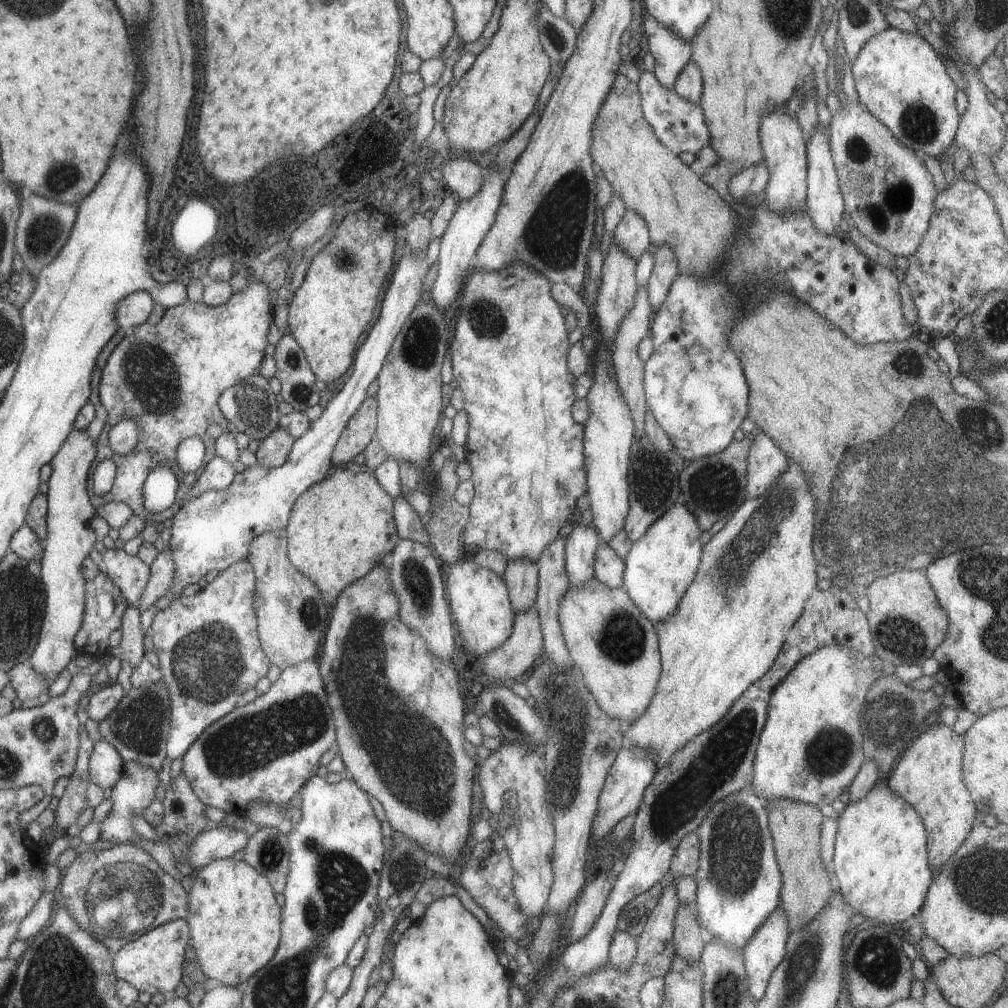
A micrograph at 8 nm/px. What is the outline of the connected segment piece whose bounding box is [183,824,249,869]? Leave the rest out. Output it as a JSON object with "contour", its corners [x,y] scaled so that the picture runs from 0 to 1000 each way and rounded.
{"contour":[[[211,818],[190,834],[182,853],[193,862],[217,851],[230,850],[234,844],[243,843],[246,830],[244,824]]]}

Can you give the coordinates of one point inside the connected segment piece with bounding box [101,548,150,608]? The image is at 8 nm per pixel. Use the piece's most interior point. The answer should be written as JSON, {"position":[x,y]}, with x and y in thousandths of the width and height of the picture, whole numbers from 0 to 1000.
{"position":[126,567]}

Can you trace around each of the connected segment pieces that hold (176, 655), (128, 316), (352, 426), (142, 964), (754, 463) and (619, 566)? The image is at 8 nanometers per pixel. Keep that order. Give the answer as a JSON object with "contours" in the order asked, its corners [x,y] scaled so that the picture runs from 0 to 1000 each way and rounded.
{"contours":[[[[246,555],[234,557],[216,566],[215,571],[194,591],[175,592],[162,605],[156,607],[149,622],[153,646],[158,653],[161,673],[167,680],[170,696],[170,719],[166,734],[166,750],[171,754],[181,751],[187,741],[211,716],[229,707],[242,687],[252,683],[254,677],[266,669],[269,657],[261,646],[251,589],[255,578],[251,562]]],[[[135,289],[127,293],[121,300],[117,301],[117,319],[121,325],[128,323],[139,323],[145,320],[149,310],[155,304],[151,293],[145,289]]],[[[363,394],[359,398],[357,405],[353,406],[353,409],[342,421],[341,427],[339,428],[329,449],[331,464],[347,461],[350,454],[354,450],[357,450],[357,448],[361,448],[362,444],[367,440],[367,438],[371,435],[374,426],[374,403],[374,395]]],[[[185,912],[172,913],[128,934],[112,947],[112,959],[118,971],[124,972],[138,984],[171,987],[182,969],[184,944],[189,938],[189,923]]],[[[754,425],[741,454],[741,492],[755,493],[781,467],[783,456],[776,445]]],[[[596,536],[593,540],[588,563],[595,577],[607,583],[618,581],[620,558],[601,537]]]]}

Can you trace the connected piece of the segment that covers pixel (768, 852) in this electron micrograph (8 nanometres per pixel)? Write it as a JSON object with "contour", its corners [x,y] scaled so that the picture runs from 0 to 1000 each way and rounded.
{"contour":[[[746,782],[727,786],[706,800],[690,826],[695,831],[693,860],[689,867],[691,890],[688,895],[693,914],[701,923],[701,928],[705,928],[706,931],[712,930],[736,943],[738,938],[747,931],[748,925],[759,915],[760,910],[775,897],[777,875],[763,820],[763,808],[759,801],[759,794],[749,789]]]}

